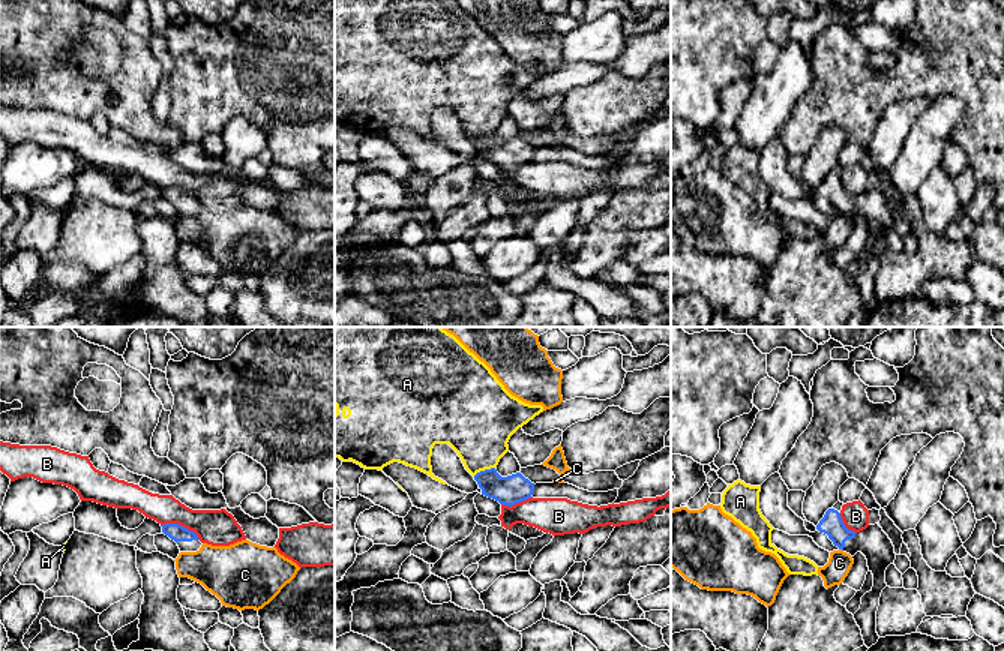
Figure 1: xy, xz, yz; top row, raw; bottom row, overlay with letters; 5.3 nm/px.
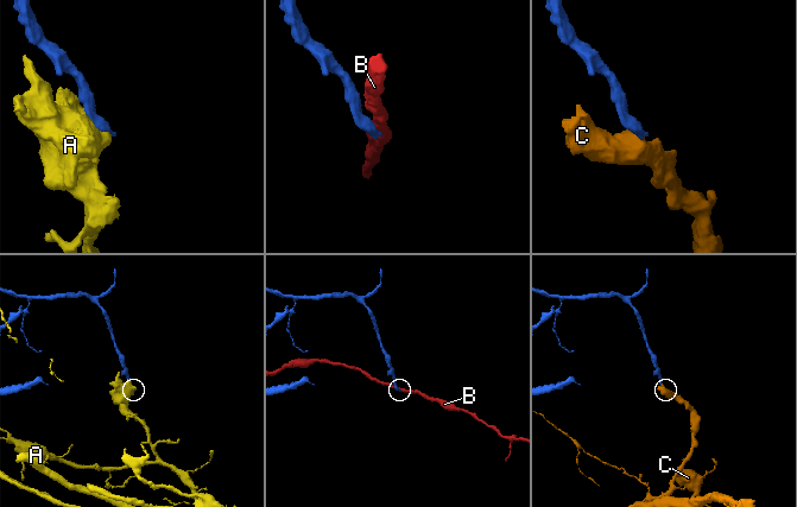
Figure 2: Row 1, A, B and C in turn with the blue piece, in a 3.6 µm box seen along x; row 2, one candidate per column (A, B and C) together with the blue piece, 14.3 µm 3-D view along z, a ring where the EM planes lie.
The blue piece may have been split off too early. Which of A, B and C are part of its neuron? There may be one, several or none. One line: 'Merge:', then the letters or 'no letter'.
Merge: no letter

